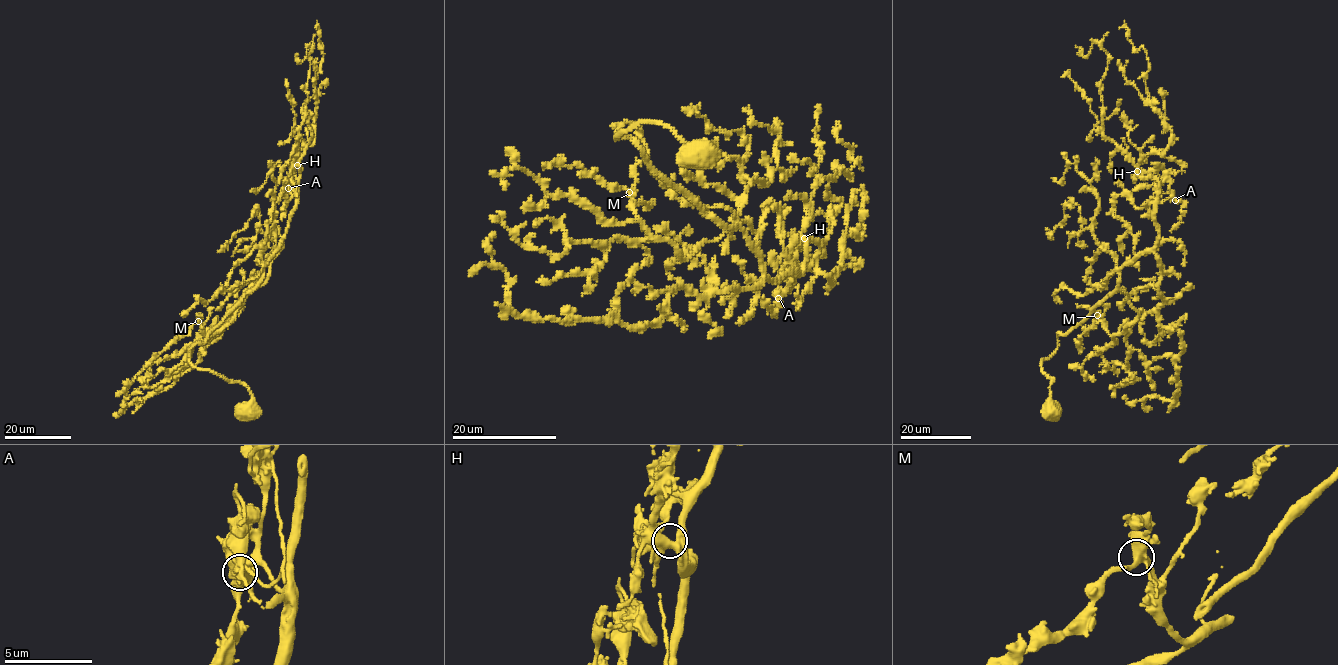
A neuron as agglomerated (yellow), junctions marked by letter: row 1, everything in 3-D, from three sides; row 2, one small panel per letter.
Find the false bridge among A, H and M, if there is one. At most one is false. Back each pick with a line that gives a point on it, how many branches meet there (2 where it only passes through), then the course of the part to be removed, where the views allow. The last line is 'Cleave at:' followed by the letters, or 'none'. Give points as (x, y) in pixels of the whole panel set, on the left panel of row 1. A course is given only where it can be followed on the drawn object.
A: (288, 188) | 4 | (288, 188), (287, 183), (293, 191), (296, 187), (294, 159), (297, 162), (298, 159)
Cleave at: A

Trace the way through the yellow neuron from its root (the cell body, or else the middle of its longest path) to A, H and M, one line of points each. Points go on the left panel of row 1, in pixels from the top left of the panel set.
A: (249, 410), (246, 386), (194, 367), (189, 350), (258, 284), (296, 203), (297, 193), (288, 188)
H: (249, 410), (252, 393), (246, 386), (194, 367), (189, 350), (205, 341), (261, 278), (296, 203), (297, 165)
M: (249, 410), (246, 386), (194, 367), (189, 350), (257, 284), (216, 333), (207, 337), (198, 321)

